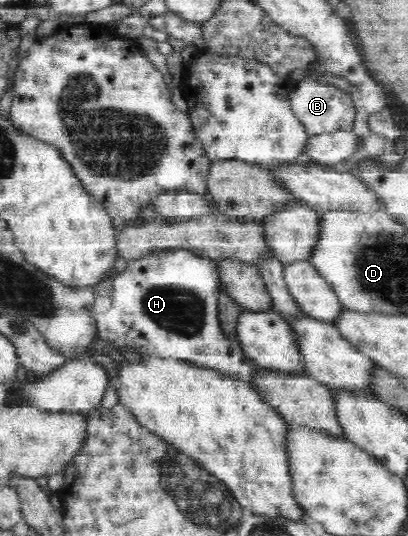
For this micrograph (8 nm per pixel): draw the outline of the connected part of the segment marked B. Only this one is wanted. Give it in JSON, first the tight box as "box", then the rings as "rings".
{"box":[290,79,356,136],"rings":[[[300,79],[290,94],[290,104],[294,114],[304,123],[312,136],[330,134],[336,130],[353,130],[356,107],[354,107],[348,93],[335,85]]]}

